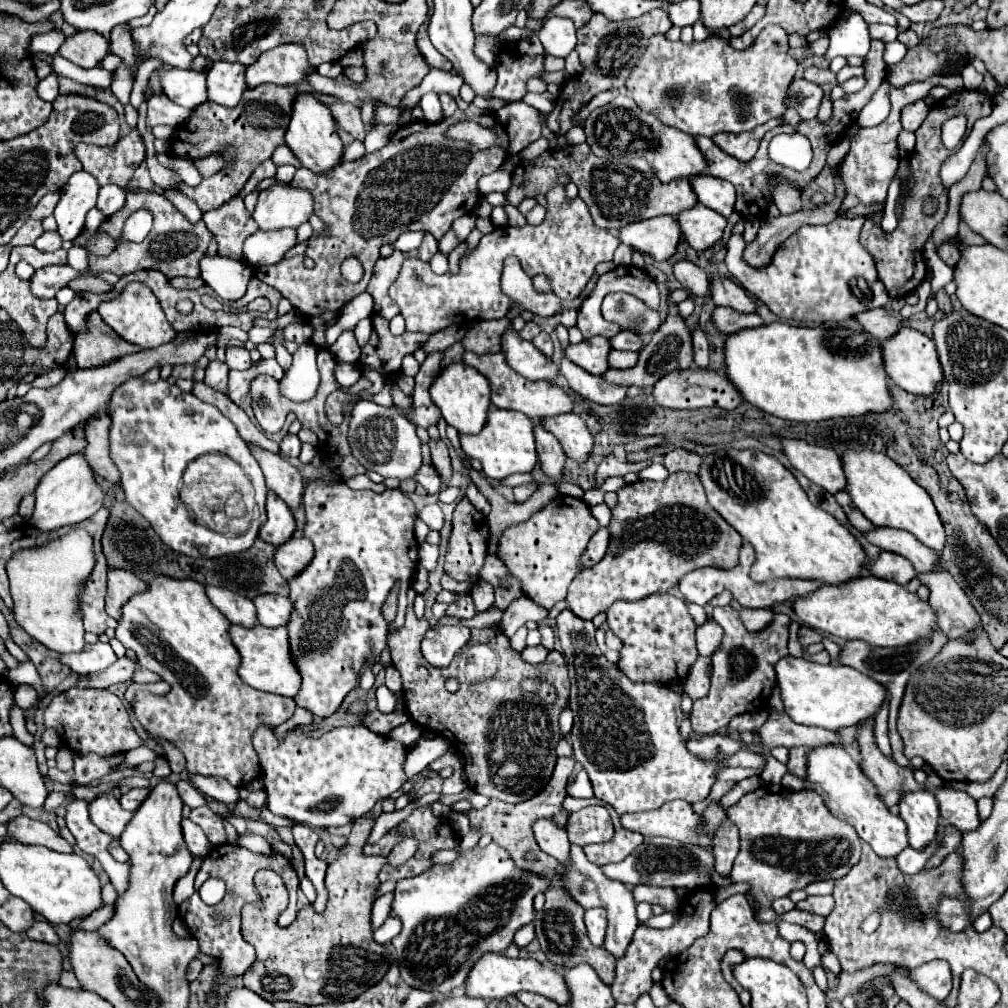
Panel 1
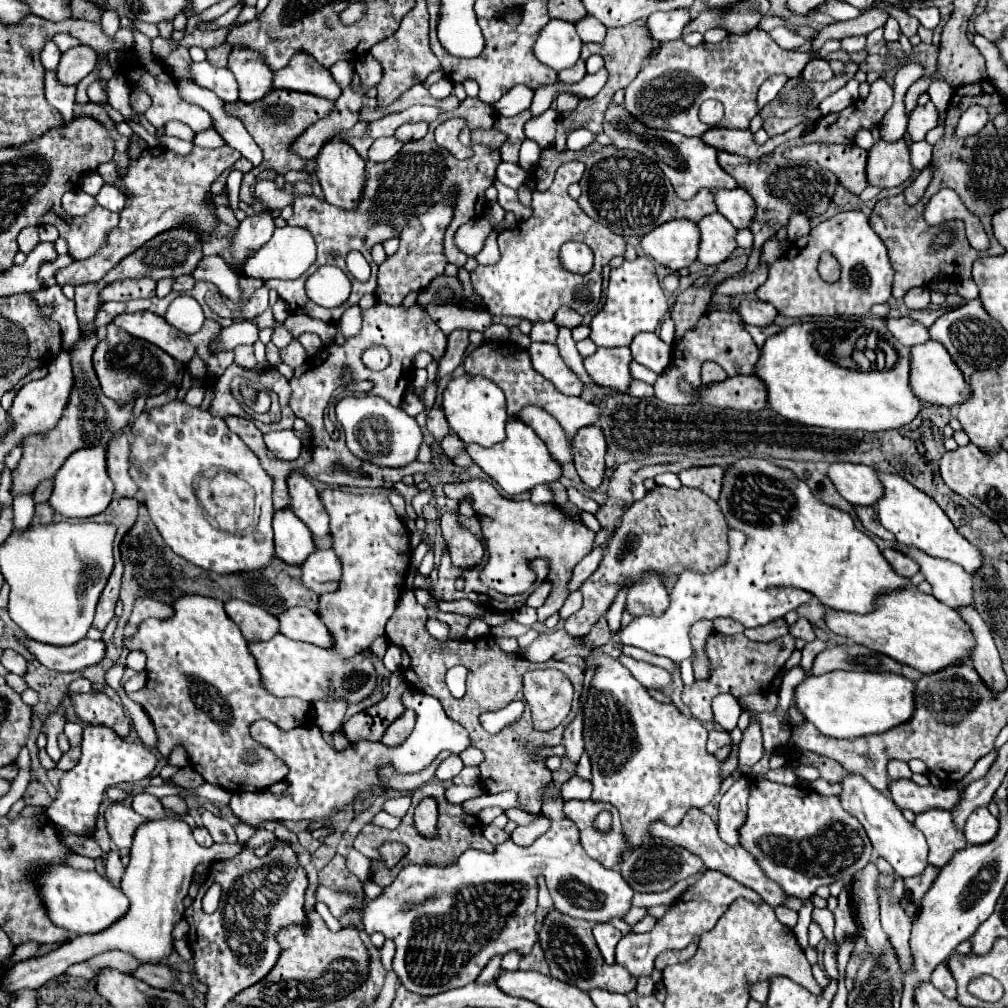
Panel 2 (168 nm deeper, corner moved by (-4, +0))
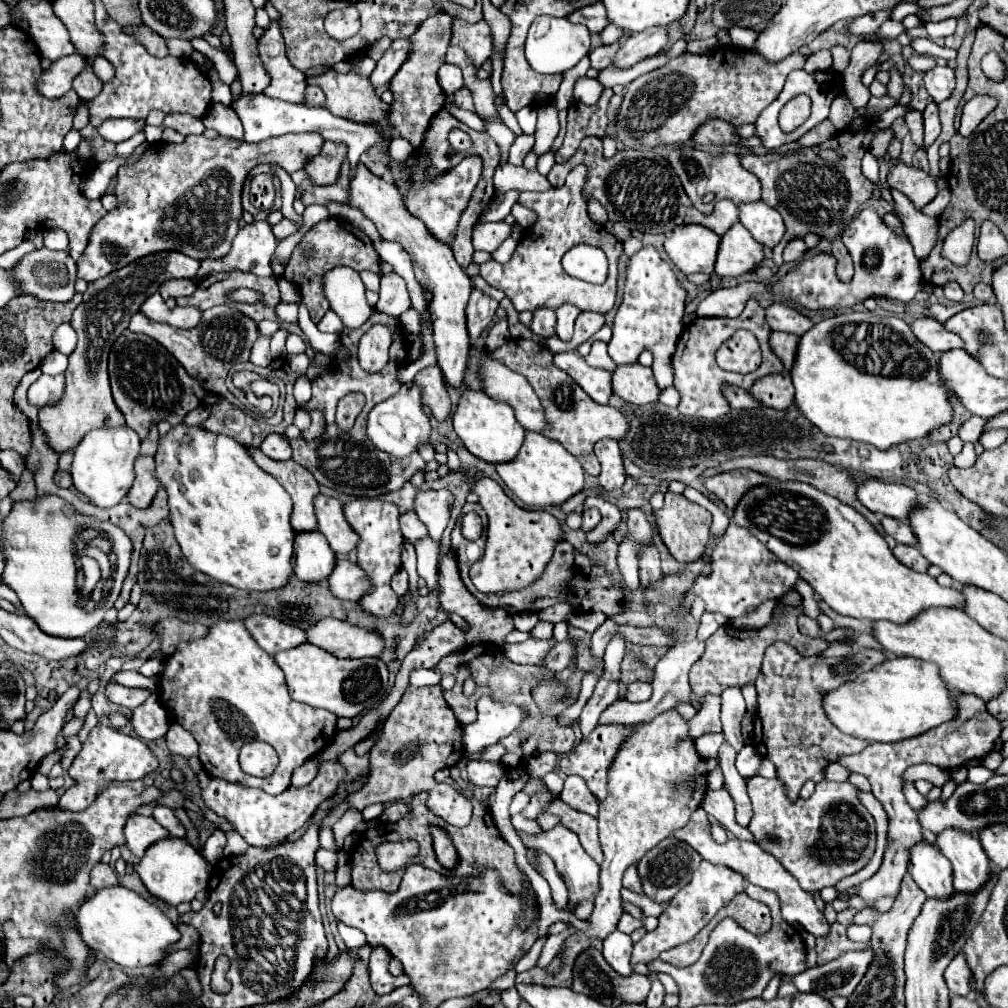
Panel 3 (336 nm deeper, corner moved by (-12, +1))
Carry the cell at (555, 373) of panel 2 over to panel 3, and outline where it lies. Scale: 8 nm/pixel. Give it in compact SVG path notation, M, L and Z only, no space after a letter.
M564 351L554 355L554 365L566 371L596 403L608 403L612 395L610 387L610 371L590 367L584 357L580 357L576 351Z

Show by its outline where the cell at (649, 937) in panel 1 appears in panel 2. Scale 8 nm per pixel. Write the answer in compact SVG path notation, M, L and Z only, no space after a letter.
M704 870L702 878L696 880L692 886L688 886L686 892L666 910L662 918L656 920L656 926L646 934L626 934L616 948L616 962L624 966L634 978L650 976L654 970L654 960L664 950L680 950L686 948L688 942L692 942L694 936L700 936L702 932L708 932L716 926L718 918L728 910L728 906L736 898L748 898L748 900L762 900L754 890L748 890L746 886L738 884L736 880L728 878L726 874L718 870Z

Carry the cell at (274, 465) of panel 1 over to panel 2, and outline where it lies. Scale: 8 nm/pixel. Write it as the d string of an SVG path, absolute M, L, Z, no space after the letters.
M300 472L288 478L288 488L292 494L292 512L310 528L314 536L326 536L330 532L328 512L320 502L320 492Z

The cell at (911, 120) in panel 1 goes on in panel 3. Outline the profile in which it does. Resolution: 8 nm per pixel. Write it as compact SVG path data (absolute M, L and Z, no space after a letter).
M932 101L924 109L924 147L930 147L934 139L940 135L940 119L938 119L938 105Z

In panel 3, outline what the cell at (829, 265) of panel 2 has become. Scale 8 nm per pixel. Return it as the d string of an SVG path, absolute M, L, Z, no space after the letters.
M866 125L864 131L842 131L838 135L834 135L830 141L818 145L818 147L808 147L808 149L796 149L796 165L802 163L818 163L824 165L824 161L818 155L820 149L836 149L840 151L840 155L844 157L840 163L826 163L826 167L830 167L832 173L814 173L814 167L782 167L782 165L766 165L766 155L740 155L742 167L752 171L760 183L762 183L762 201L768 203L770 207L774 207L786 225L786 233L782 237L782 241L772 249L772 261L774 265L782 265L782 251L786 247L786 243L790 239L796 237L804 237L806 233L816 233L820 237L828 237L832 239L832 255L836 257L836 275L840 281L848 283L852 279L852 259L846 251L846 247L842 245L840 239L836 239L836 235L844 229L844 225L854 217L854 213L858 211L858 207L870 199L874 185L862 175L860 171L860 161L864 157L864 153L870 147L870 141L874 139L874 131L868 131L870 127Z

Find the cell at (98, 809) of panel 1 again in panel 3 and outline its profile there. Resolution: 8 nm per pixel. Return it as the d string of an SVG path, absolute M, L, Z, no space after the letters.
M134 813L132 817L128 817L128 821L124 825L126 847L136 857L142 857L148 845L152 845L158 839L168 837L168 835L170 833L158 821L154 821L154 817L146 817L146 815L138 815L138 813Z

